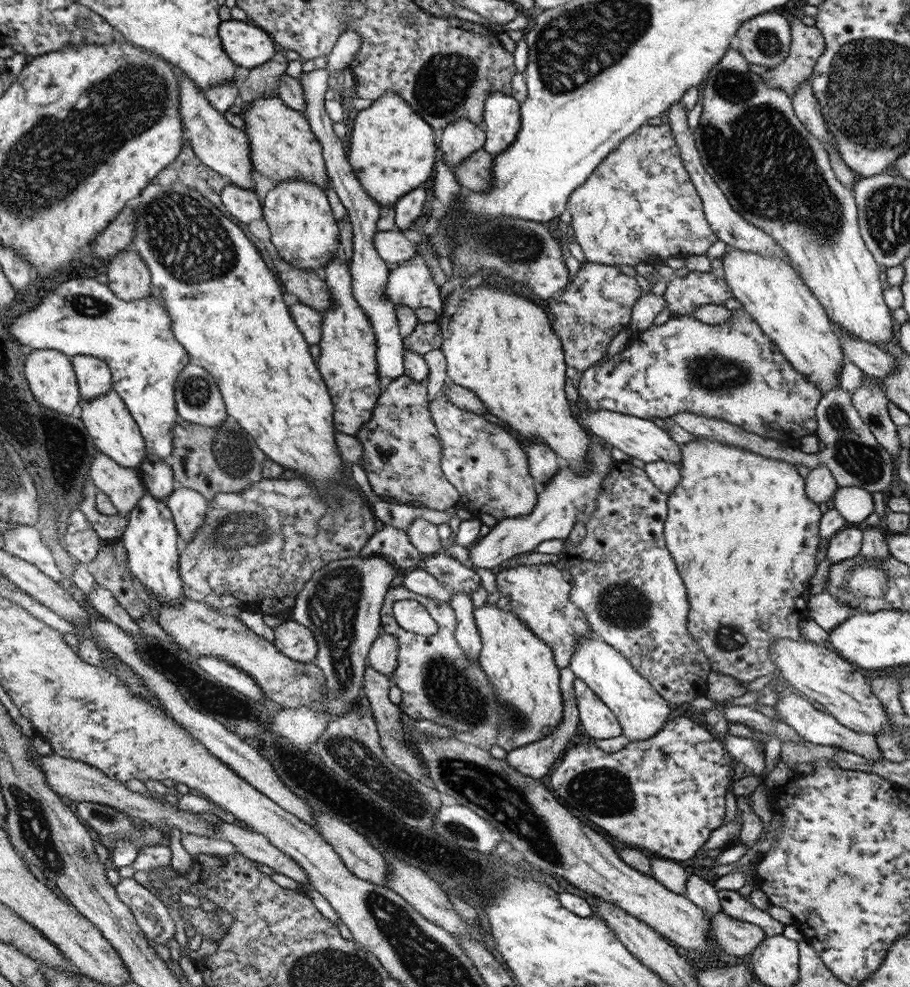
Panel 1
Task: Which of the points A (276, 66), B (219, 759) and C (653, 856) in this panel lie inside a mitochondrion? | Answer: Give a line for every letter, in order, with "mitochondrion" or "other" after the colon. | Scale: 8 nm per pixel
A: other
B: other
C: other

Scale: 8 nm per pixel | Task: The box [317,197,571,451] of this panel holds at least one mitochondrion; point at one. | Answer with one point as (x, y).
(511, 242)

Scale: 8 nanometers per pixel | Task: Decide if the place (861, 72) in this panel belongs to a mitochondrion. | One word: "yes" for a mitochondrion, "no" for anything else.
yes

